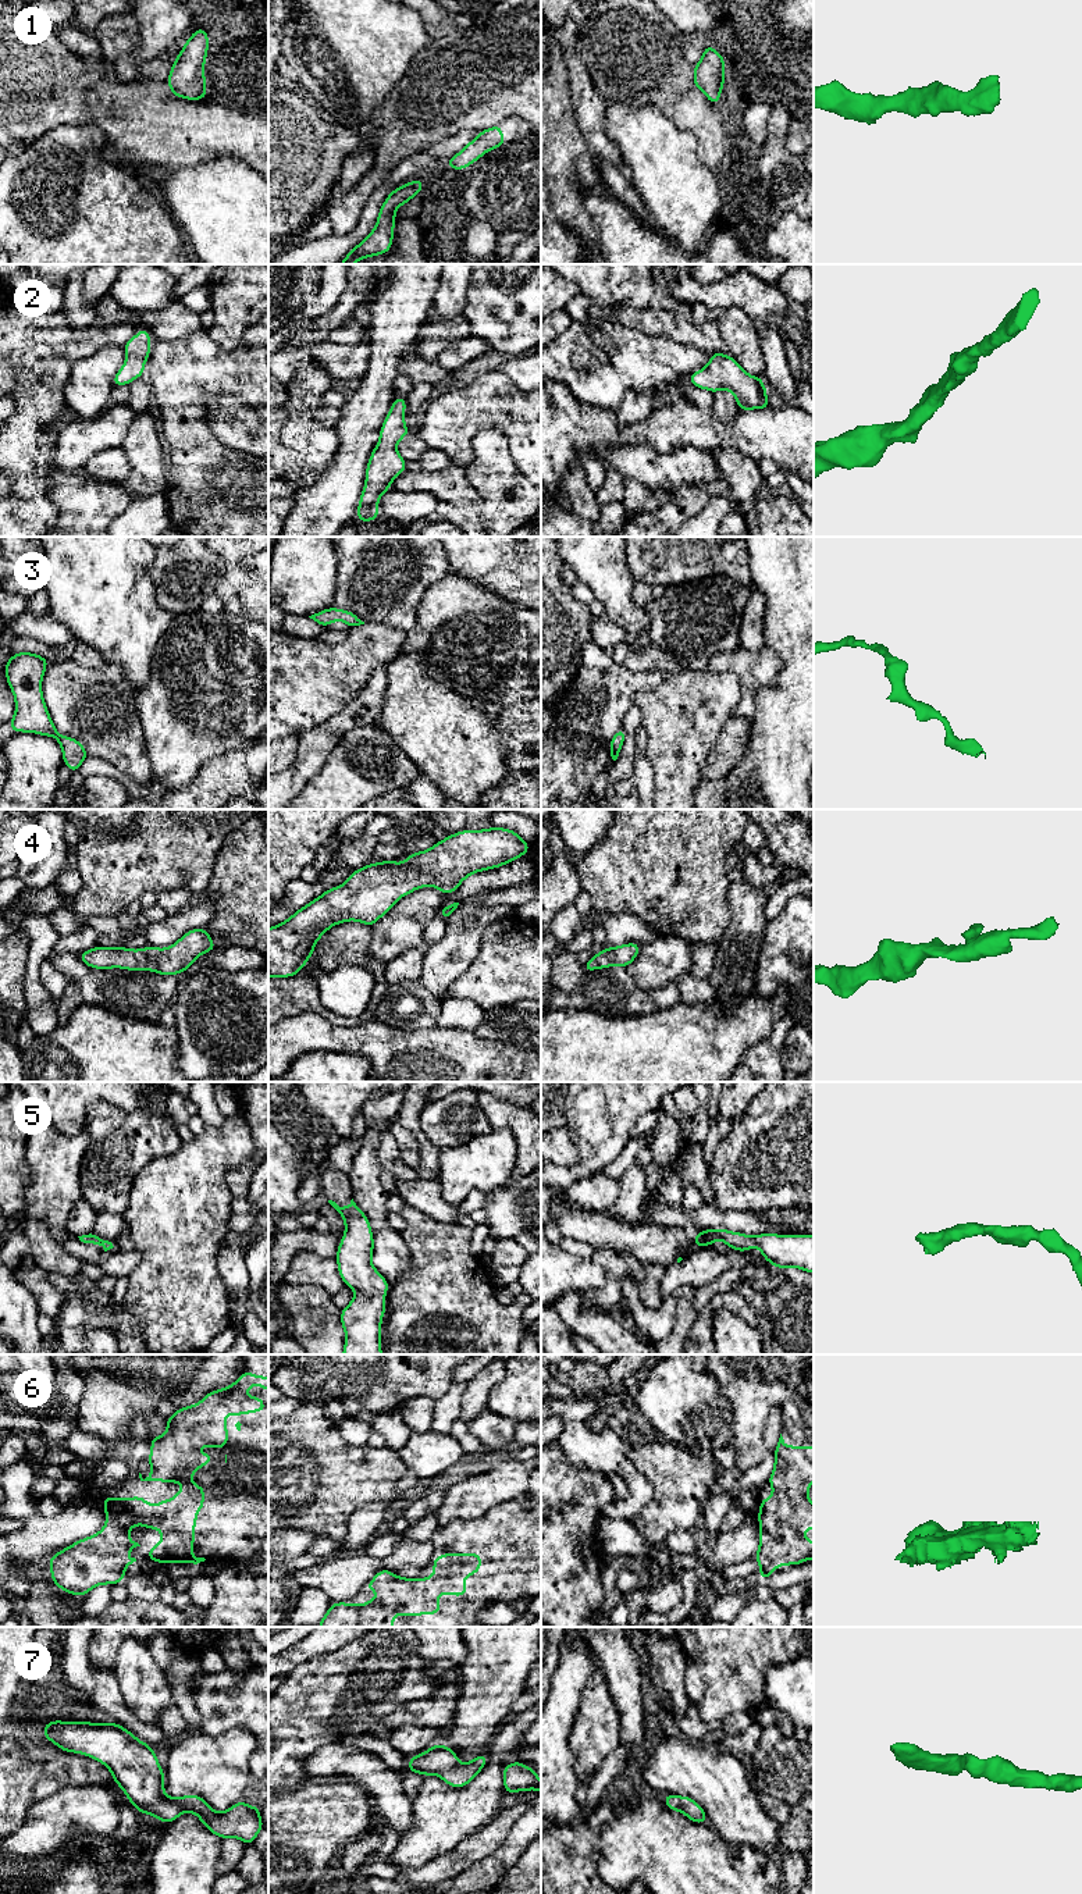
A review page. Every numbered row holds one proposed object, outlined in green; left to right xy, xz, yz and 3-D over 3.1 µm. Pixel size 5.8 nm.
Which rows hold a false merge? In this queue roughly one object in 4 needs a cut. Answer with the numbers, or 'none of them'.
none of them

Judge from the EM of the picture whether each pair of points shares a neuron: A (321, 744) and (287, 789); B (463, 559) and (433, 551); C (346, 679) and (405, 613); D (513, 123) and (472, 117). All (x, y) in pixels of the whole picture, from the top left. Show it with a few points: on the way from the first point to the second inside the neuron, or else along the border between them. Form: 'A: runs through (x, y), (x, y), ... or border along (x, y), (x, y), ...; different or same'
A: runs through (312, 755), (294, 778); same
B: border along (445, 551), (449, 572); different
C: border along (365, 622), (381, 622), (399, 627), (405, 633); different
D: border along (526, 120), (518, 116), (508, 116), (498, 123); different

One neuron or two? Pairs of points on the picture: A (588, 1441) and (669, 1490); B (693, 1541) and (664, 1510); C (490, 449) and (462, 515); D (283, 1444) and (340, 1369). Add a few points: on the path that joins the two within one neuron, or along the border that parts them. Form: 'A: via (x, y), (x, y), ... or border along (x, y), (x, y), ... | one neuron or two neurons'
A: border along (630, 1445), (632, 1462), (654, 1491), (647, 1505) | two neurons
B: border along (697, 1530), (675, 1531), (668, 1538), (666, 1547) | two neurons
C: via (491, 469), (491, 498), (481, 508) | one neuron
D: border along (302, 1402), (319, 1402), (323, 1406) | two neurons

